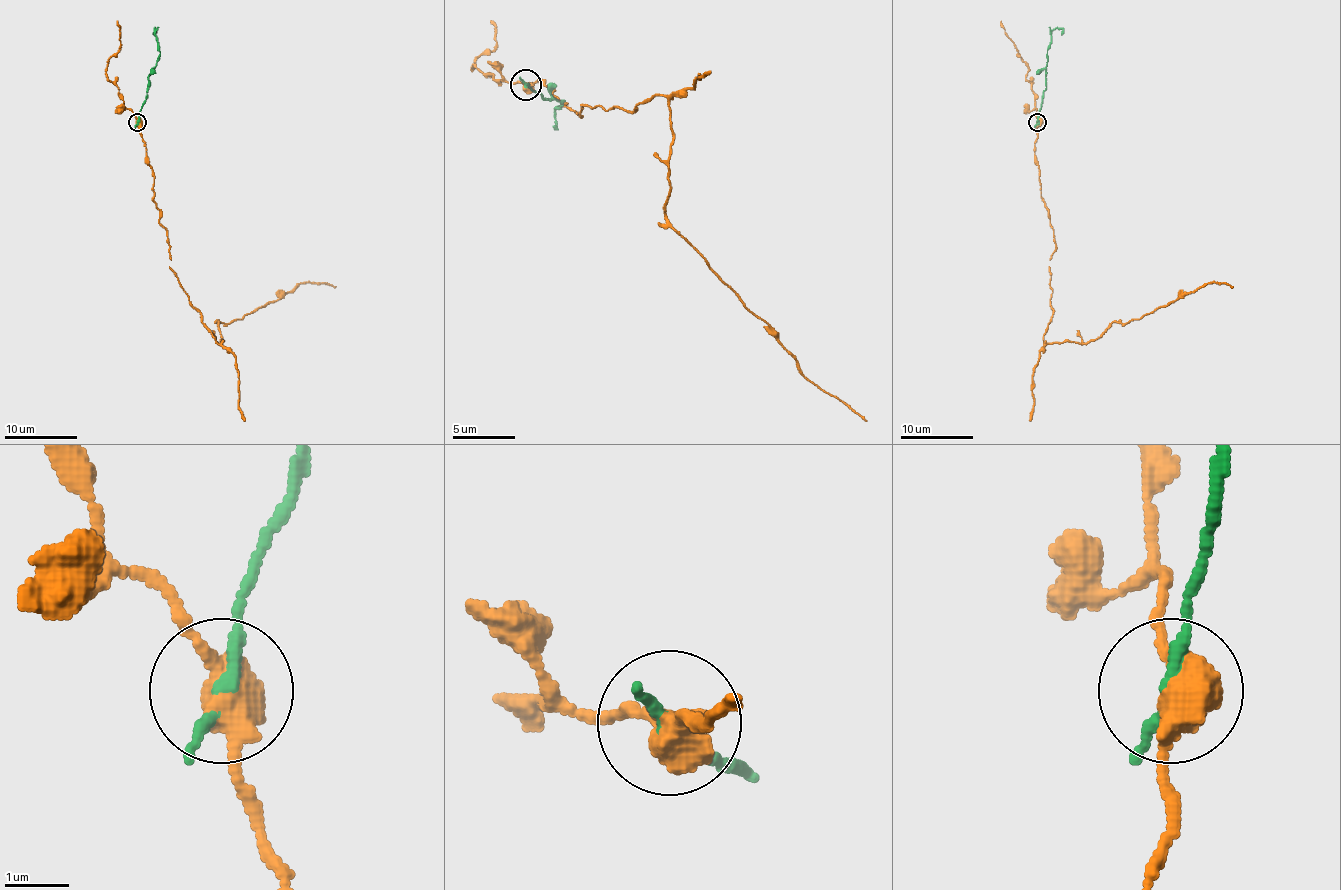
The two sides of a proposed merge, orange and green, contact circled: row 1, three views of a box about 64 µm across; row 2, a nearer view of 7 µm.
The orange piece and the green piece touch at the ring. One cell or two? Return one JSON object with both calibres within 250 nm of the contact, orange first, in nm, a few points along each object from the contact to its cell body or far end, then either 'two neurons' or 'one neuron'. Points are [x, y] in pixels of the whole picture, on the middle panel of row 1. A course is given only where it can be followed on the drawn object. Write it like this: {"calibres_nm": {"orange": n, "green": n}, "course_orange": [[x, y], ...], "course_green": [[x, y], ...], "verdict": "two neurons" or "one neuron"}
{"calibres_nm": {"orange": 550, "green": 200}, "course_orange": [[525, 85], [541, 79], [581, 116], [581, 107], [634, 110], [665, 94], [665, 221], [807, 376], [866, 420]], "course_green": [[525, 85], [544, 97], [562, 100], [556, 107], [553, 125]], "verdict": "two neurons"}

